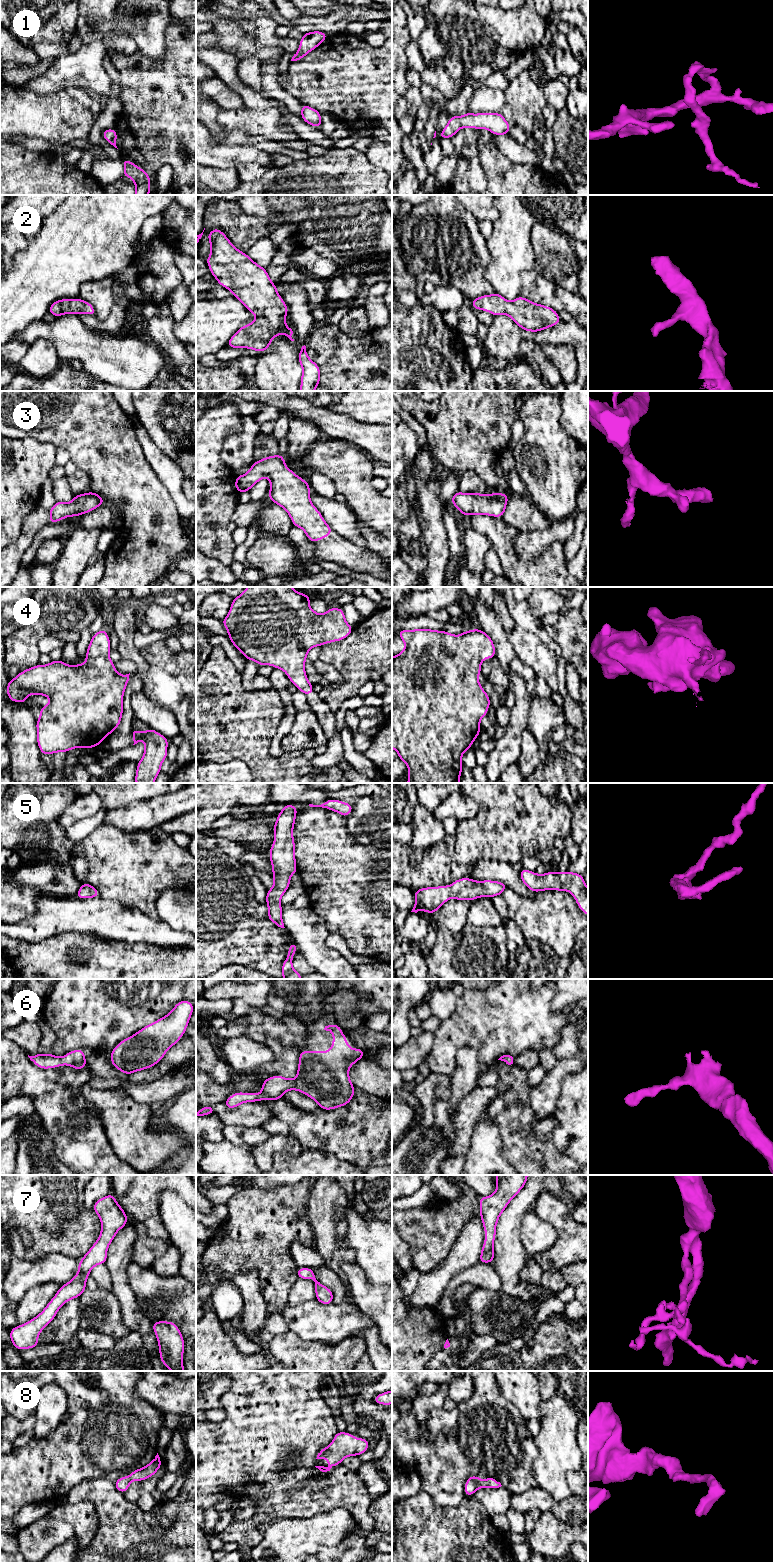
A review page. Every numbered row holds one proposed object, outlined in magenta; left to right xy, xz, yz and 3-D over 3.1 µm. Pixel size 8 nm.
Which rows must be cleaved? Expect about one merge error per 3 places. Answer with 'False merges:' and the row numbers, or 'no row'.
False merges: no row

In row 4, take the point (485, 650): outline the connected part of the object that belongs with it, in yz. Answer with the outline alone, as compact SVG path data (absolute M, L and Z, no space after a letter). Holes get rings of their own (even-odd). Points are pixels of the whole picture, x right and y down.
M428 628L414 630L399 630L397 634L405 643L405 649L392 657L392 748L398 752L398 758L408 767L407 783L460 783L462 772L462 755L472 747L474 740L481 731L480 719L487 715L490 698L481 687L478 676L481 673L481 663L484 659L496 656L494 642L481 629L464 631L460 635L453 635L446 631L435 631Z

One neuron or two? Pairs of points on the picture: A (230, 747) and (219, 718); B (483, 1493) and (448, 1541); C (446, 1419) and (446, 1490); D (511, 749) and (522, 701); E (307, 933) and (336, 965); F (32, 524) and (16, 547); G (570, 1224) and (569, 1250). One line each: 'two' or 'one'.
A: one
B: two
C: one
D: one
E: one
F: one
G: one

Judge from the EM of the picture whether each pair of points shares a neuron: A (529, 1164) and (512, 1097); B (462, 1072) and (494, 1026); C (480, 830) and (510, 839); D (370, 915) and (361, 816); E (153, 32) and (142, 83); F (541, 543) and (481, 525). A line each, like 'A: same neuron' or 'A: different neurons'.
A: same neuron
B: different neurons
C: same neuron
D: different neurons
E: different neurons
F: different neurons

